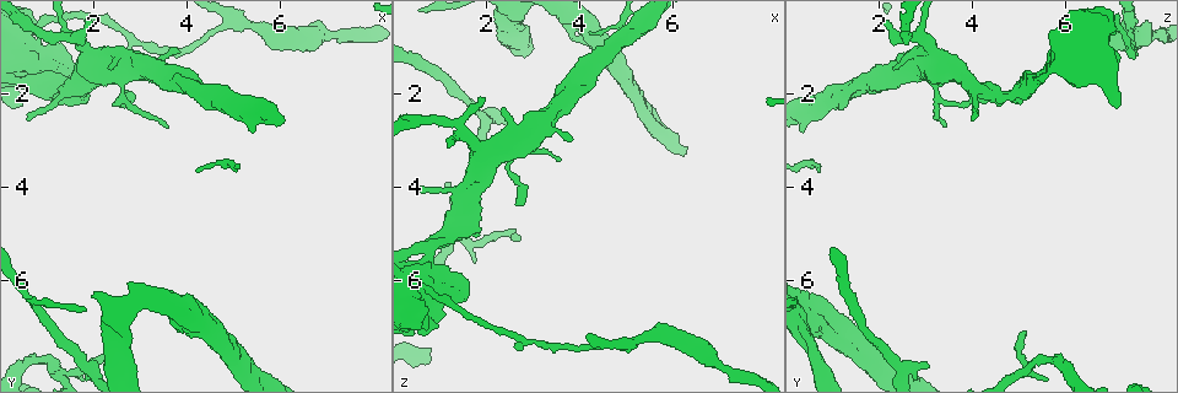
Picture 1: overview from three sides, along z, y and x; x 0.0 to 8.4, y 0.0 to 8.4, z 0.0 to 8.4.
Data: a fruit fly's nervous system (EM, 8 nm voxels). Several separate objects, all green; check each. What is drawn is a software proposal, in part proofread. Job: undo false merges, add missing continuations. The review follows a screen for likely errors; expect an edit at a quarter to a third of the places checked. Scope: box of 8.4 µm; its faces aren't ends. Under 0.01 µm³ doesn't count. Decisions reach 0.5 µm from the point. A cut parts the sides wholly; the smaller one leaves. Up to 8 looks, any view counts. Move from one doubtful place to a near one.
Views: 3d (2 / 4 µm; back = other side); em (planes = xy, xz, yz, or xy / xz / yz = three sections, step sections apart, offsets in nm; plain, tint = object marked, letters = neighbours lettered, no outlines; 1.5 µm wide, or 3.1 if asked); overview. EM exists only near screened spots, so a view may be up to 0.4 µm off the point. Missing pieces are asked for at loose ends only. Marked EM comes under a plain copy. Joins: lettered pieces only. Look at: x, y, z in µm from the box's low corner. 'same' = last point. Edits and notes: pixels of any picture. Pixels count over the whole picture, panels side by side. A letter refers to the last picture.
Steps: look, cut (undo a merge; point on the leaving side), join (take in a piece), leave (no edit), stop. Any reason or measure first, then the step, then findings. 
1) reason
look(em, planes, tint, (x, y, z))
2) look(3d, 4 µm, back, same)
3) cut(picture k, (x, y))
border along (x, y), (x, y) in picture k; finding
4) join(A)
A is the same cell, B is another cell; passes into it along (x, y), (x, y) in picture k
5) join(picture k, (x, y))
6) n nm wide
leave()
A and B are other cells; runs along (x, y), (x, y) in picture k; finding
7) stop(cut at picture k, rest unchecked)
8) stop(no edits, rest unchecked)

abrupt turn
look(3d, 4 µm, (1.45, 0.75, 2.70))

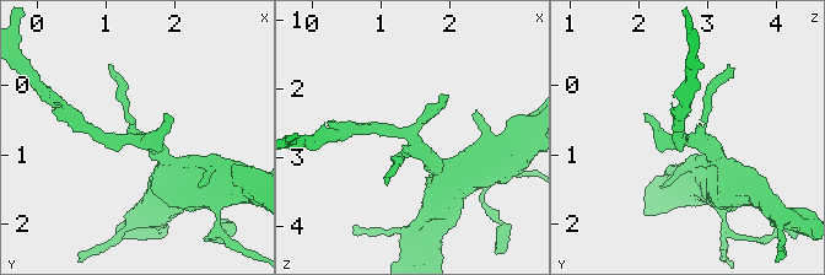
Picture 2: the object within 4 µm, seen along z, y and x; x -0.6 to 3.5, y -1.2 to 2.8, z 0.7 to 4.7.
look(em, xy, step 8, tint, (1.50, 0.80, 2.75))

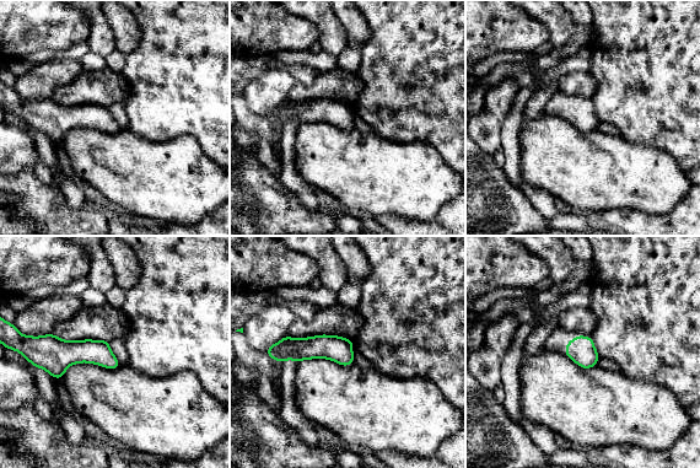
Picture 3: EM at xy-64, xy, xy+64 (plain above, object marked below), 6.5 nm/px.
cut it another way
look(em, xz, step 4, letters, same)

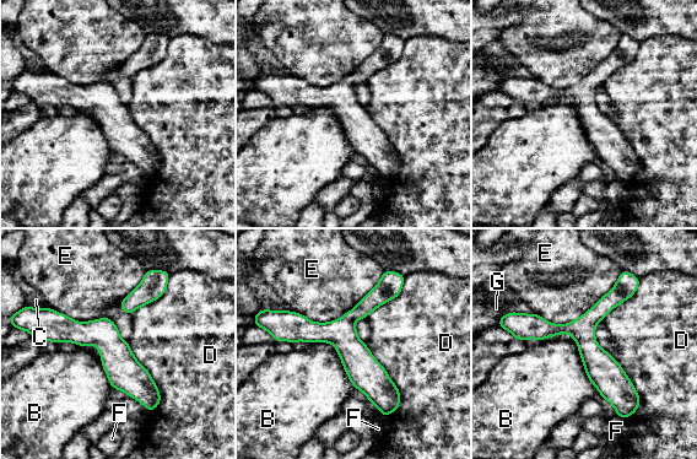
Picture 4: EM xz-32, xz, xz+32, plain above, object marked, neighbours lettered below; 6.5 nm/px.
leave()
B, C, D, E, F and G are other cells; runs along (518, 333), (572, 329), (637, 403) in picture 4; one neuron here

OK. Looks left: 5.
branch stops here
look(3d, 4 µm, (0.60, 2.60, 4.00))

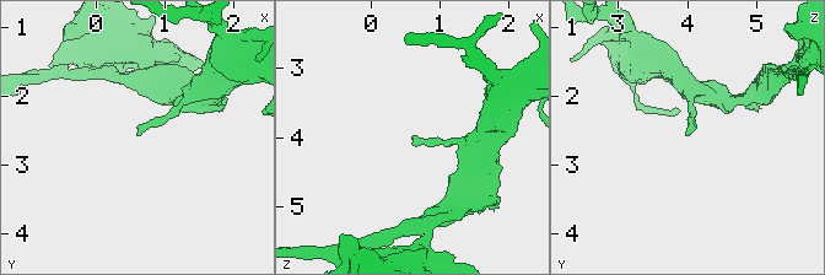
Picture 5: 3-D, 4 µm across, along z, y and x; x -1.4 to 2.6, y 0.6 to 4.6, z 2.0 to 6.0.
look(em, xz, step 4, tint, (0.60, 2.55, 4.00))

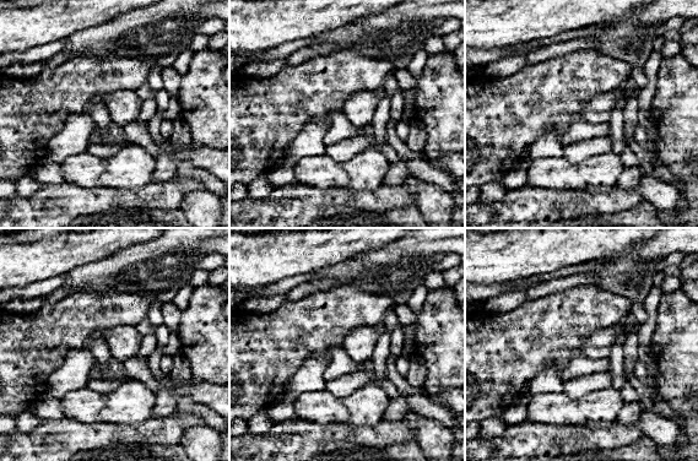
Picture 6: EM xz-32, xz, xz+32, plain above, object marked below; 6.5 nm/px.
cut it another way
look(em, planes, letters, same)

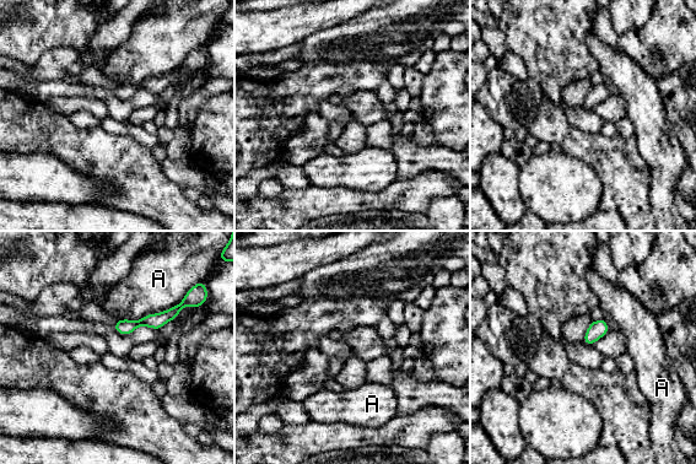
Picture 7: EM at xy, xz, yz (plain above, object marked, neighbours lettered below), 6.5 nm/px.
110 nm wide
leave()
A is another cell; none of them fits

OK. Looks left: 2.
abrupt turn
look(em, xy, step 4, tint, (1.30, 8.00, 5.10))

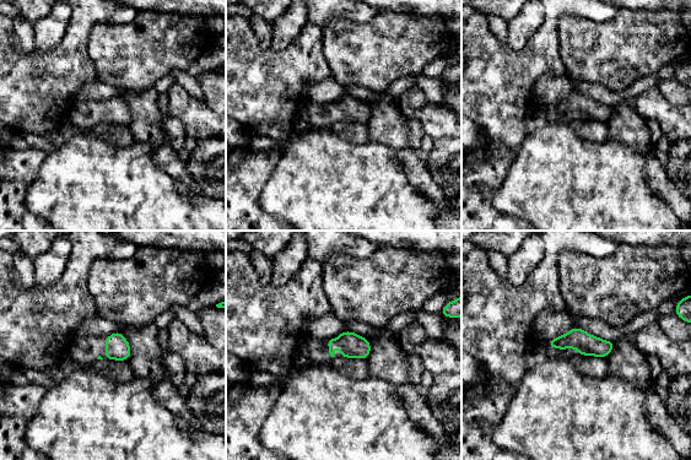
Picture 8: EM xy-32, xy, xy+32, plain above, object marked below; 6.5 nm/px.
another direction
look(em, planes, letters, same)

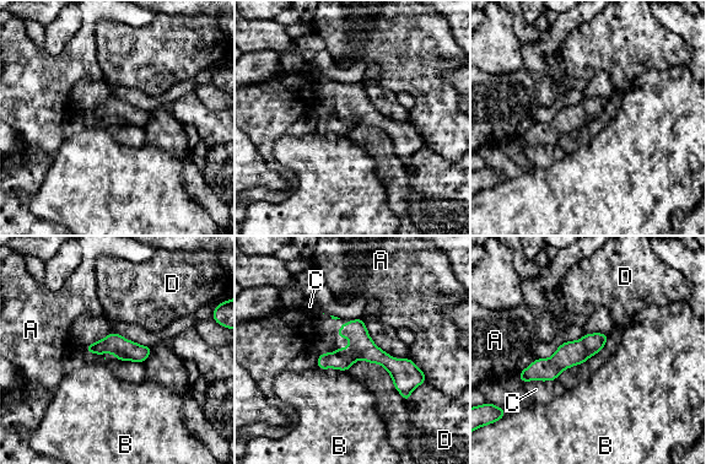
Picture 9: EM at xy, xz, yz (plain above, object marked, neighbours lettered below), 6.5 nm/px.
B touches over 220 nm
leave()
A, B, C and D are other cells; runs along (319, 363), (373, 354), (421, 379) in picture 9; all the same neuron

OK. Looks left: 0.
stop(no edits, rest unchecked)

